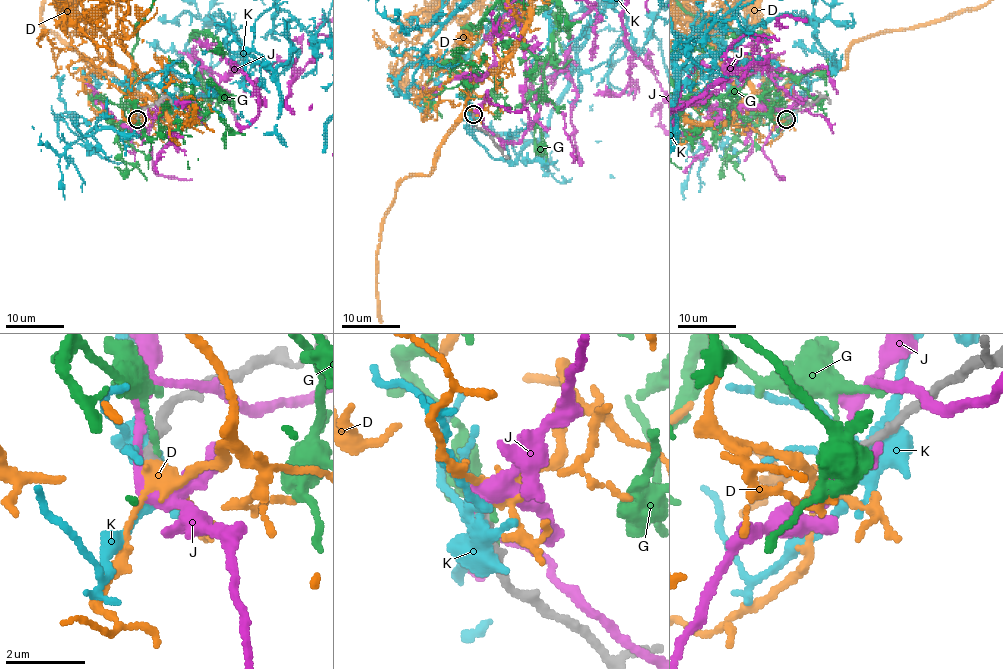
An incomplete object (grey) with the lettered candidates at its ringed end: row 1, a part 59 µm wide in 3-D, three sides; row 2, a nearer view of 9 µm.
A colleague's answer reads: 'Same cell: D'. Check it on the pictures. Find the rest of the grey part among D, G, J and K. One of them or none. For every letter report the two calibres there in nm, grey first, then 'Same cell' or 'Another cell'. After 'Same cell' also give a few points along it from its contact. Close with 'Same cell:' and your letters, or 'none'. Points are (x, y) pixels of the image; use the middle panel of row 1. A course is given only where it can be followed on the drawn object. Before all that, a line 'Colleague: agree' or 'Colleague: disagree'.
Colleague: agree
D: Thickness 280 nm (grey) against 280 nm. Same cell
G: Thickness 320 nm (grey) against 140 nm. Another cell
J: Thickness 300 nm (grey) against 280 nm. Another cell
K: Thickness 320 nm (grey) against 460 nm. Another cell
Same cell: D

